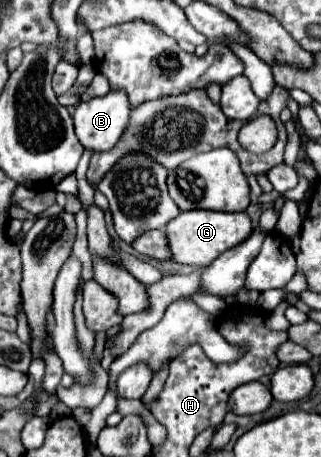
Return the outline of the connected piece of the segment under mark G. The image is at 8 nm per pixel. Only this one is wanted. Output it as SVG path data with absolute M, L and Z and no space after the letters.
M205 209L183 211L175 219L171 219L165 227L171 259L183 265L197 265L197 267L211 265L223 251L245 241L251 231L253 223L247 213L223 213L223 211L205 211Z

